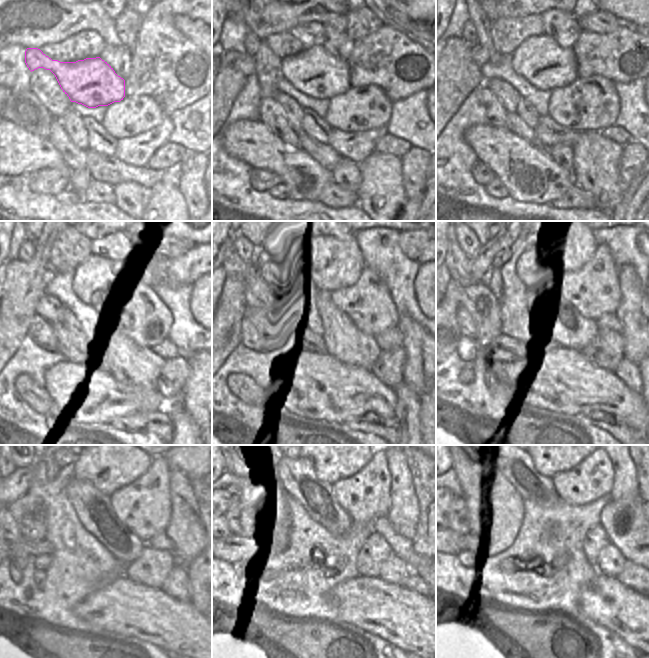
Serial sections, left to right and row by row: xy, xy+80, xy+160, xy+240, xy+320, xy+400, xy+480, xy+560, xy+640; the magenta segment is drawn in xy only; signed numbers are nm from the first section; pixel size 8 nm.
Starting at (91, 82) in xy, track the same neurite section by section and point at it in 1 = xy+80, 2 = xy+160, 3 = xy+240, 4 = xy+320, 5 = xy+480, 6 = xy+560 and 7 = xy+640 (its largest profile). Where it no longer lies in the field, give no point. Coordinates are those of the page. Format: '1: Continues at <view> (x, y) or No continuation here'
1: Continues at xy+80 (314, 72)
2: Continues at xy+160 (540, 60)
3: Continues at xy+240 (97, 278)
4: Continues at xy+320 (326, 263)
5: Continues at xy+480 (109, 465)
6: Continues at xy+560 (331, 465)
7: Continues at xy+640 (548, 465).

